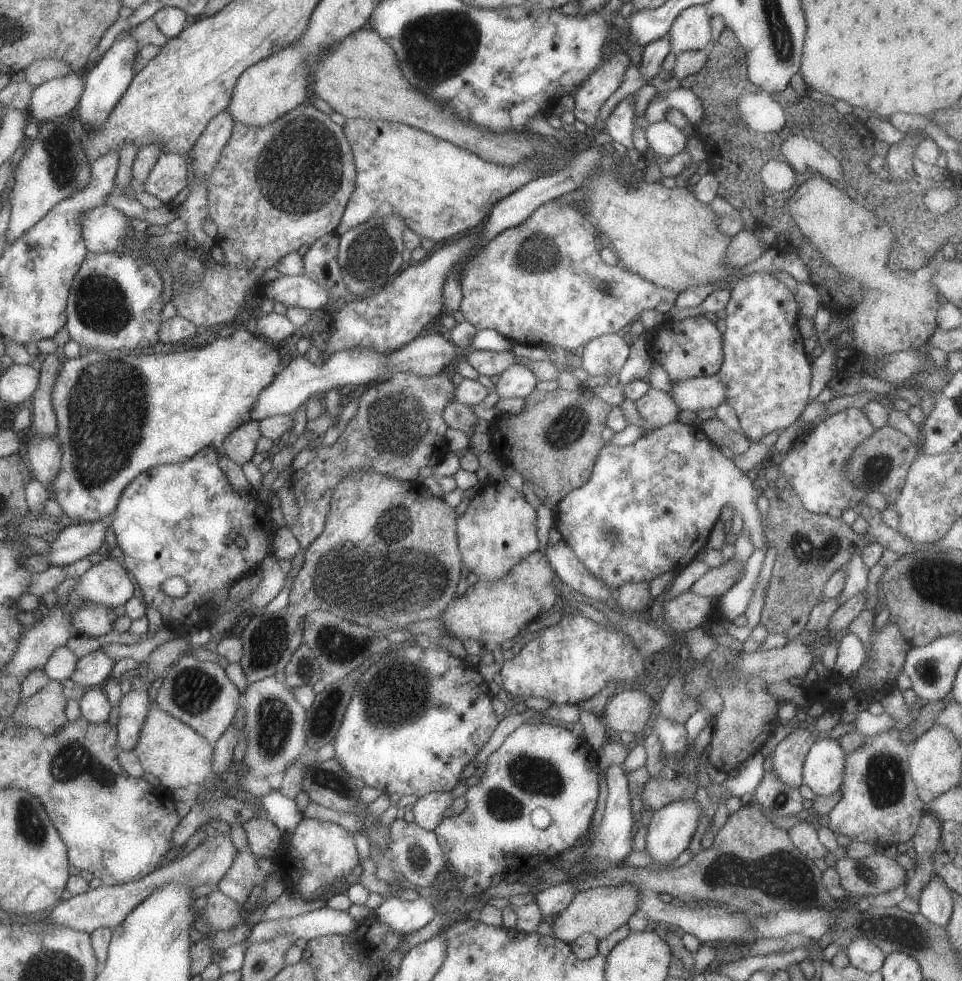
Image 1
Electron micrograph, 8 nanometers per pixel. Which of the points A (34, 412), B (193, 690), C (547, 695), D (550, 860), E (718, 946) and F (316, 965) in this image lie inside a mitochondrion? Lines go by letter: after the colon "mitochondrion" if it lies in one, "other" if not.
A: other
B: mitochondrion
C: other
D: other
E: other
F: other

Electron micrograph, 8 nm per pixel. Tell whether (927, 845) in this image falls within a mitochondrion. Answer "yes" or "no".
no

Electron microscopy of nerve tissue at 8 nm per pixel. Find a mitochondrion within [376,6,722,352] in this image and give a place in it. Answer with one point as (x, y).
(438, 47)

